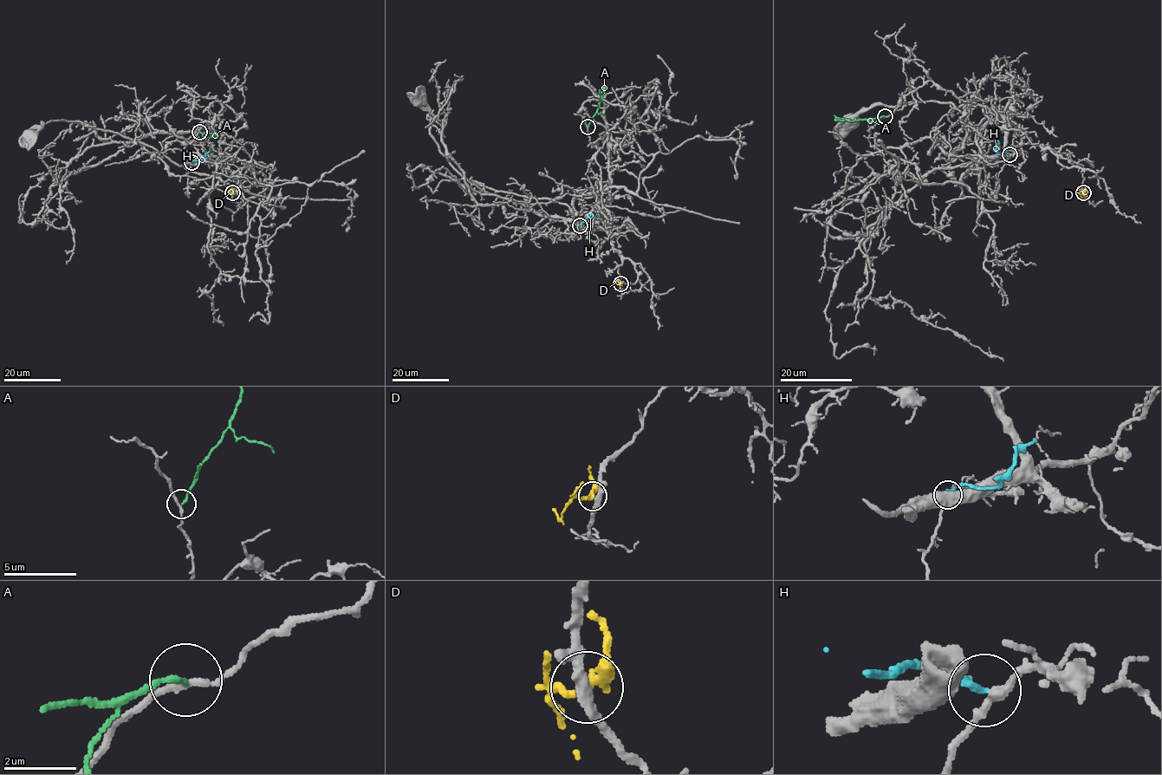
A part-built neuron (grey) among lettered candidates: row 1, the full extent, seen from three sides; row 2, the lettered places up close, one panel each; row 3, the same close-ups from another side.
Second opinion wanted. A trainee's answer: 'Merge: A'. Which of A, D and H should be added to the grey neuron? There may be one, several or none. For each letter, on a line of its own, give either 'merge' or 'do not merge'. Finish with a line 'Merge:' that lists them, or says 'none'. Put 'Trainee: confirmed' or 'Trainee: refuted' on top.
Trainee: confirmed
A: merge
D: do not merge
H: do not merge
Merge: A

